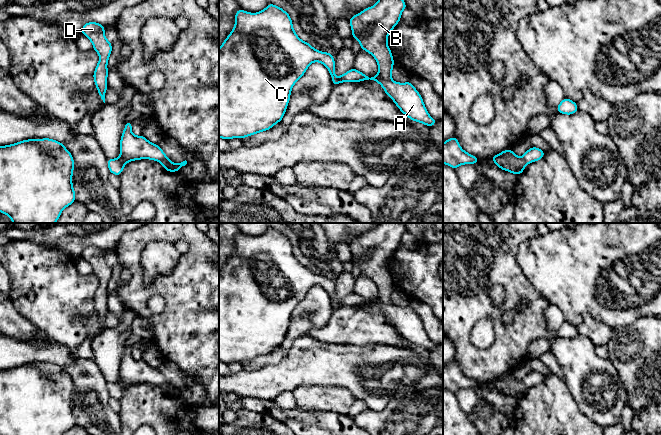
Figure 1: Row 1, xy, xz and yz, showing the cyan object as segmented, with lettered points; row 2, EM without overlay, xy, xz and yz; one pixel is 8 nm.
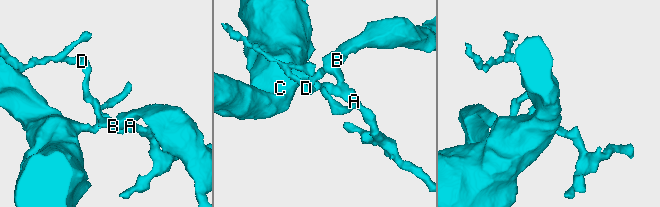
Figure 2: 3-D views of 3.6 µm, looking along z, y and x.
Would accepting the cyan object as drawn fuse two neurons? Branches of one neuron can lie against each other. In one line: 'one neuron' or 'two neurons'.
two neurons

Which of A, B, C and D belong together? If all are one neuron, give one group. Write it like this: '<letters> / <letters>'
A C / B D

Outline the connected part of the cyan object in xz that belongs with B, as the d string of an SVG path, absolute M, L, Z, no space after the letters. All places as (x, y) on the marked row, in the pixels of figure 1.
M378 0L378 2L369 8L365 8L349 19L352 28L352 37L360 43L361 49L369 52L378 63L379 75L387 80L391 80L394 60L387 44L387 38L393 28L401 19L402 11L407 8L403 0Z

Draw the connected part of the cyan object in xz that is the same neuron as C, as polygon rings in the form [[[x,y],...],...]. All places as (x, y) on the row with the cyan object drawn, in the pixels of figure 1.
[[[269,3],[264,10],[258,13],[249,13],[239,9],[235,13],[234,28],[219,48],[219,137],[225,140],[242,139],[269,130],[276,123],[281,122],[290,100],[292,87],[304,75],[308,66],[316,61],[327,67],[334,86],[341,82],[374,80],[383,87],[385,93],[394,101],[400,111],[412,121],[421,122],[428,127],[437,123],[428,114],[421,95],[410,81],[398,83],[384,79],[379,74],[369,78],[355,68],[336,78],[334,56],[329,52],[318,51],[310,43],[302,41],[293,29],[289,14],[282,8]]]

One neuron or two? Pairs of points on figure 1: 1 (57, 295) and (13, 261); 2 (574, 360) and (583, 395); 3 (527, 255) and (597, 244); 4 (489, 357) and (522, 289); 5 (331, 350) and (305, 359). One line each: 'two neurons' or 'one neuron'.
1: one neuron
2: one neuron
3: one neuron
4: one neuron
5: one neuron

